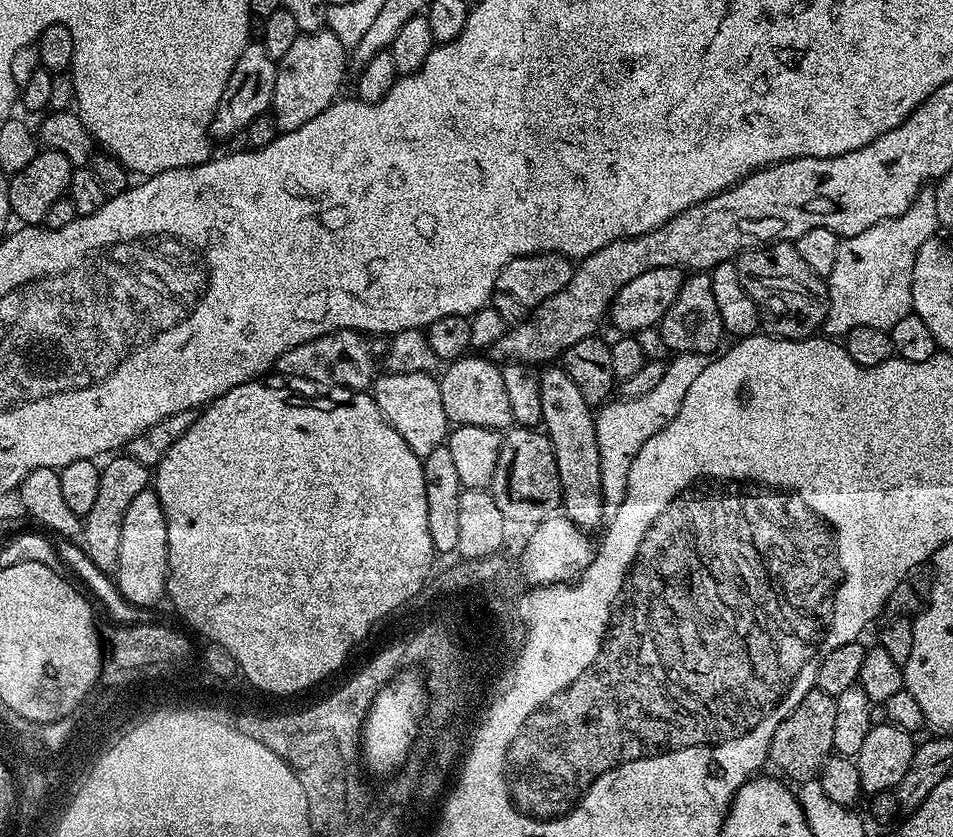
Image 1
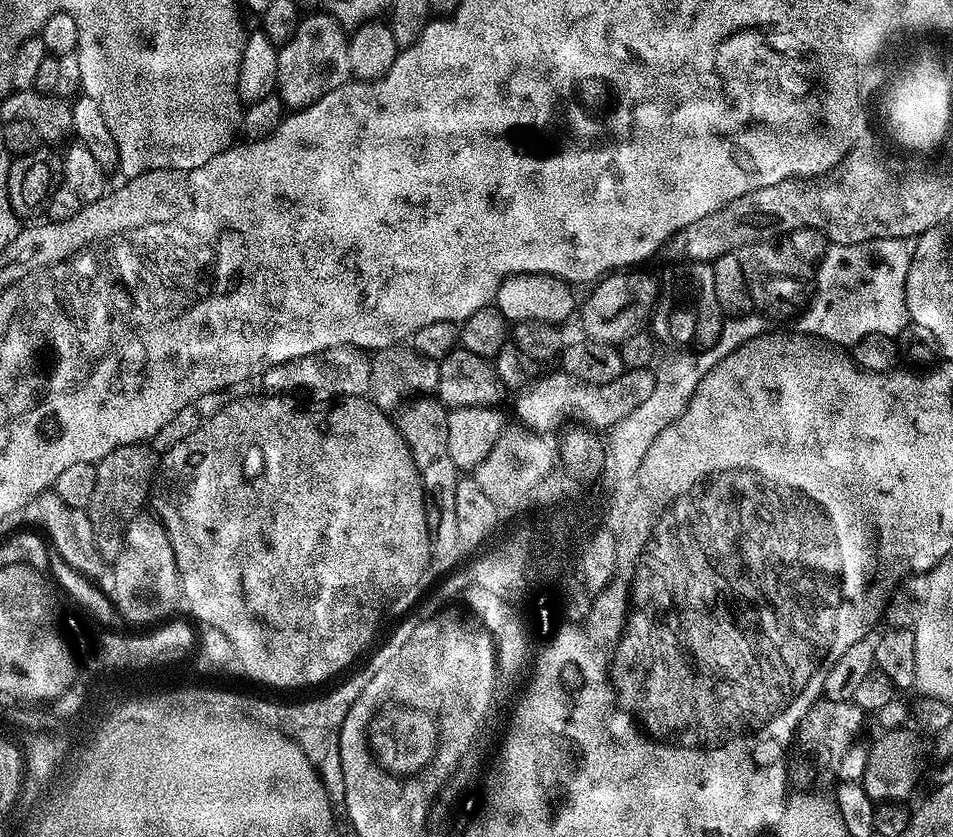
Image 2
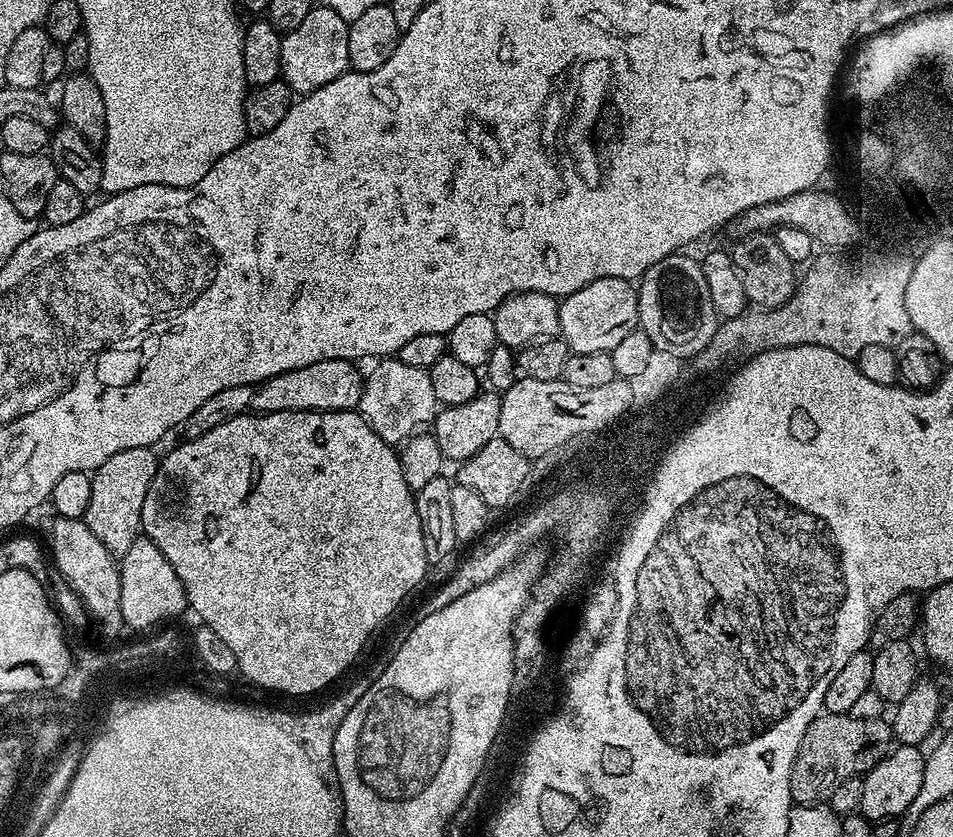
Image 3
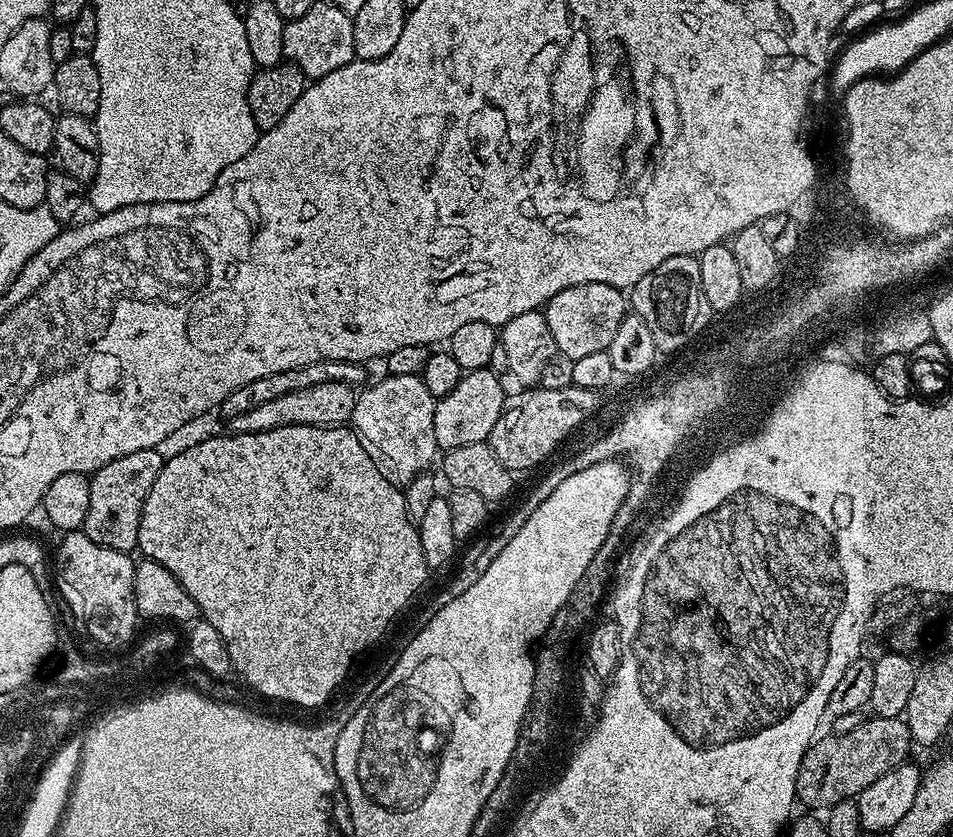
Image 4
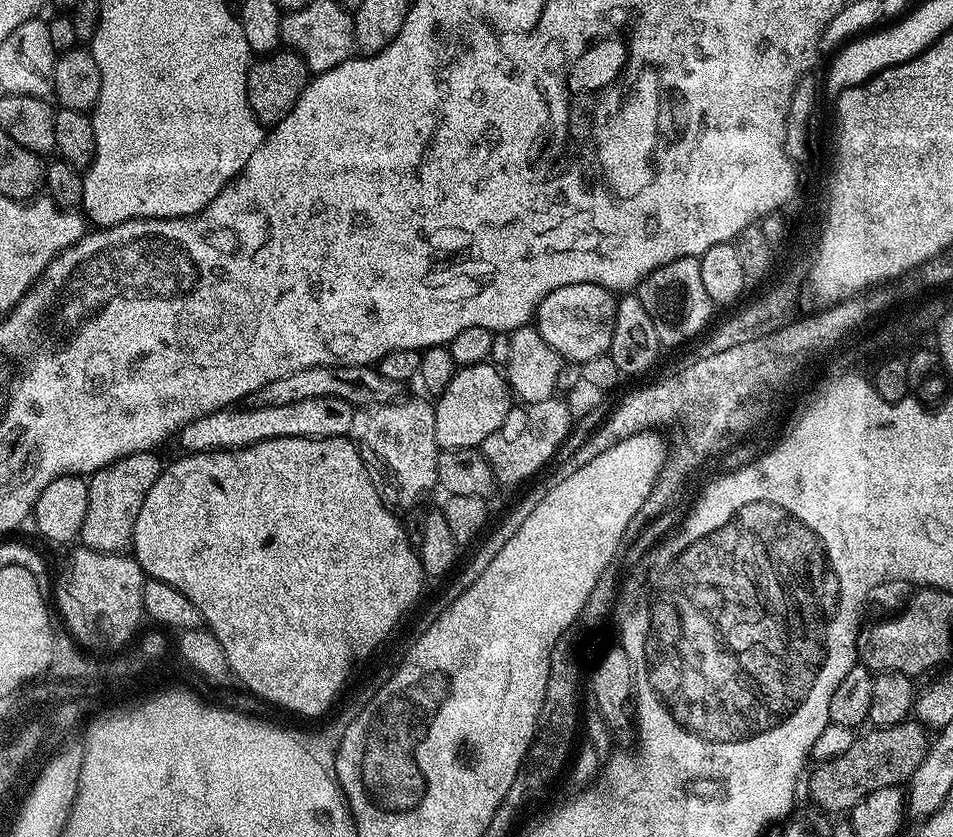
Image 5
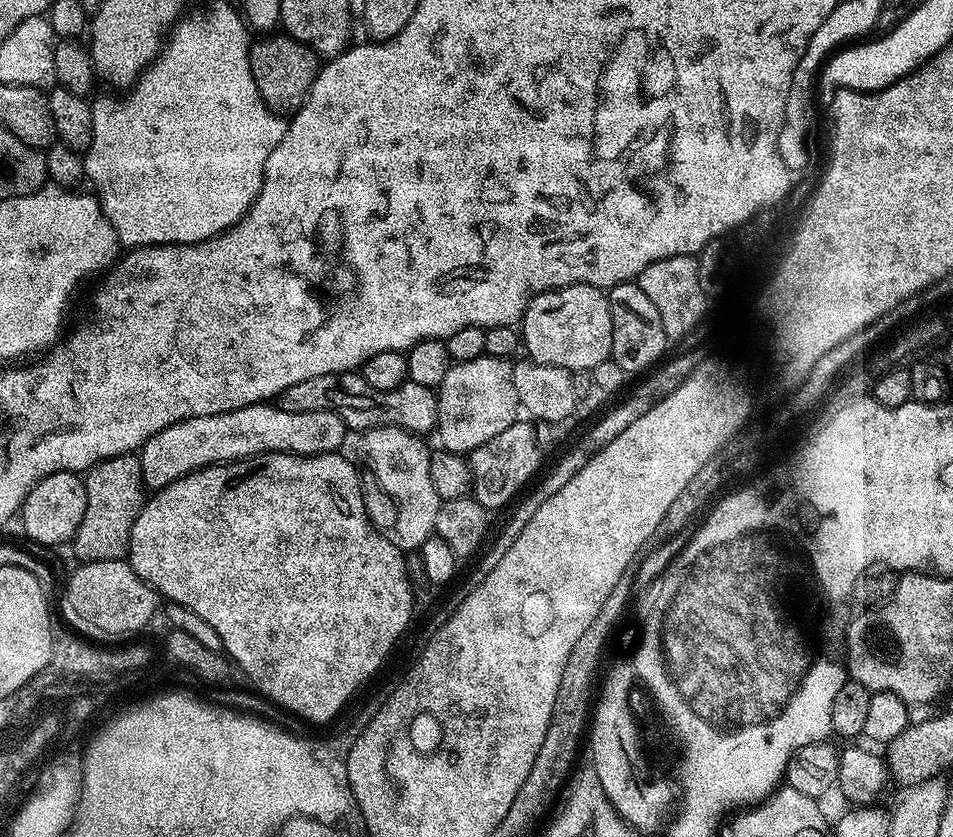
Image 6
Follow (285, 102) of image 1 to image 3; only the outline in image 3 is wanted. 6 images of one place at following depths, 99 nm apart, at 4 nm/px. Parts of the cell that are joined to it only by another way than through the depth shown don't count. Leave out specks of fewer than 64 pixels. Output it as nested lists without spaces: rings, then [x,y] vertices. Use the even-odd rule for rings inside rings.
[[[314,6],[298,25],[298,30],[283,33],[280,42],[280,74],[293,93],[313,92],[349,71],[348,25],[349,21],[338,18],[334,10]]]

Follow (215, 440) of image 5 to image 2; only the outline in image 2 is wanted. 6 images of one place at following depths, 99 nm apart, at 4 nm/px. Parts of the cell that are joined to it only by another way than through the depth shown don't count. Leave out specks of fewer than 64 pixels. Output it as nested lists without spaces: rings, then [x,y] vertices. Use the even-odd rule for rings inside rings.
[[[343,344],[330,350],[306,354],[278,366],[270,366],[258,378],[268,394],[292,394],[301,388],[304,392],[333,392],[333,397],[368,396],[370,388],[370,356],[363,348]]]

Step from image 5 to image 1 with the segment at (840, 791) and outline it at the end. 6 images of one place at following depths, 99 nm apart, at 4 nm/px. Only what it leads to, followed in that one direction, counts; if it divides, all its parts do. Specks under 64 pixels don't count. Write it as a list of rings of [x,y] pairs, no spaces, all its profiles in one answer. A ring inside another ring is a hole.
[[[818,687],[813,688],[791,714],[774,730],[774,738],[768,751],[771,763],[781,777],[789,781],[796,780],[797,785],[805,784],[808,780],[817,779],[818,773],[824,766],[824,761],[833,755],[834,749],[834,720],[836,697],[826,694]]]

